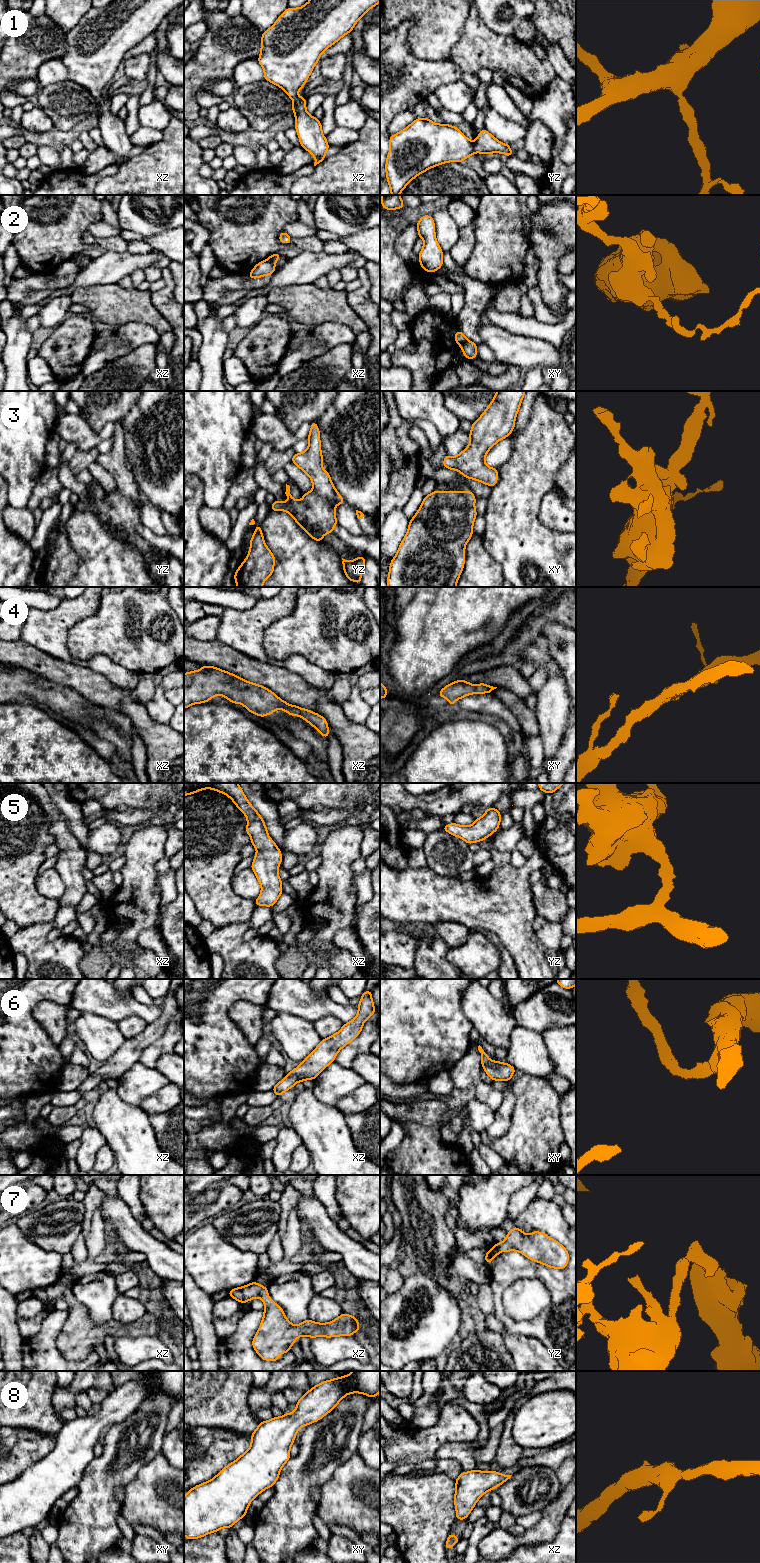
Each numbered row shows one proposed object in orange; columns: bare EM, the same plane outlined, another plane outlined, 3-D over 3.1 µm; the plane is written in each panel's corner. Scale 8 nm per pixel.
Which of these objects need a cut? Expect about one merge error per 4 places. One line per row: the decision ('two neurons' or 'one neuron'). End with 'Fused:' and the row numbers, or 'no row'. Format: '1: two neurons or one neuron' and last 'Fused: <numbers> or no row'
1: one neuron
2: two neurons
3: one neuron
4: one neuron
5: one neuron
6: one neuron
7: one neuron
8: one neuron
Fused: 2

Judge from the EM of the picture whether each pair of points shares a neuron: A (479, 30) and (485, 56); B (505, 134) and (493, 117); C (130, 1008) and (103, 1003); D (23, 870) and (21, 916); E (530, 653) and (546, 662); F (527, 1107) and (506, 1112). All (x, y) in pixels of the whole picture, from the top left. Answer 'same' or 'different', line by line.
A: same
B: same
C: same
D: same
E: same
F: different

